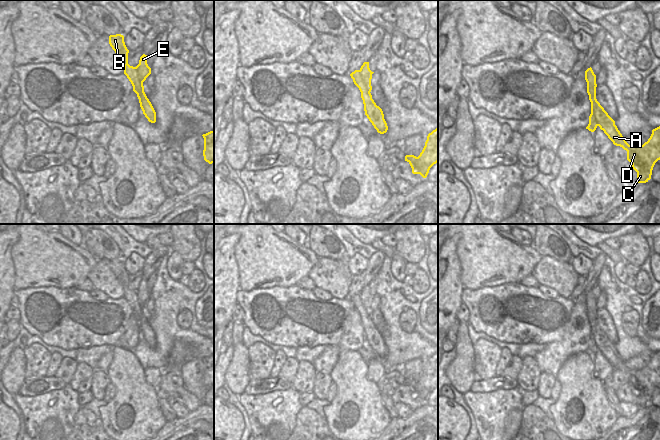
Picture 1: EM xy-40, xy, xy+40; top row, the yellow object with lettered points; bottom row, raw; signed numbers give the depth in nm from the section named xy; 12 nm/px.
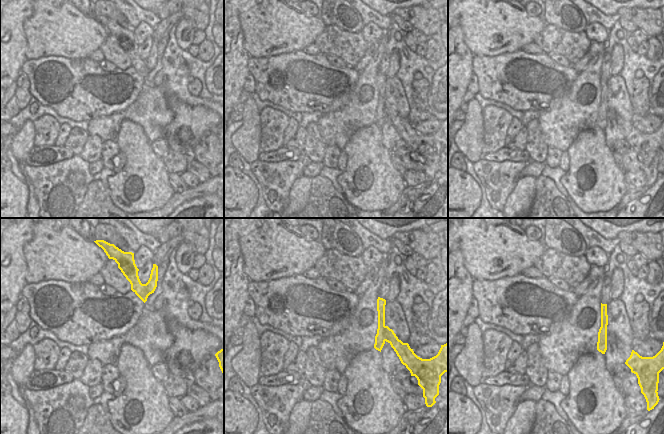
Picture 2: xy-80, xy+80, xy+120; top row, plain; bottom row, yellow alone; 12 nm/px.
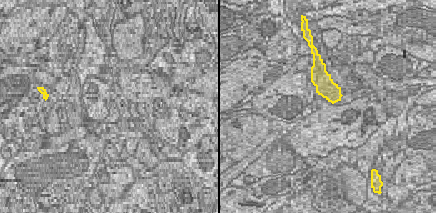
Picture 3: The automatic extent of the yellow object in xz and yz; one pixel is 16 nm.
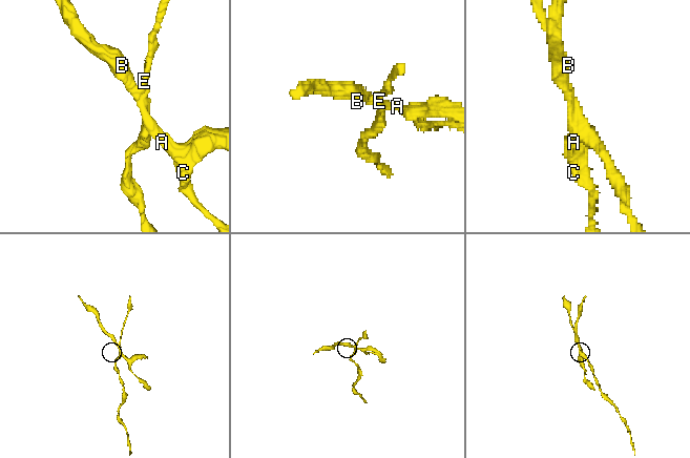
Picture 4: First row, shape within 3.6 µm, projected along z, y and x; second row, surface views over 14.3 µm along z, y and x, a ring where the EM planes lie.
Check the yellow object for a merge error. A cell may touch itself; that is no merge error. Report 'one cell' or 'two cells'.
two cells

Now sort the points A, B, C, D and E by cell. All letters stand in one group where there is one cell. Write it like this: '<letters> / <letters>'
A B C D / E

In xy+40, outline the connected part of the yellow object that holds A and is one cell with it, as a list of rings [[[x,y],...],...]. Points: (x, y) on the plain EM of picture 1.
[[[589,319],[591,337],[601,354],[608,360],[614,369],[627,375],[627,384],[637,396],[638,407],[646,407],[651,403],[655,387],[660,384],[660,350],[652,354],[647,366],[641,370],[629,369],[622,360],[615,345],[608,339],[597,325],[596,321]]]

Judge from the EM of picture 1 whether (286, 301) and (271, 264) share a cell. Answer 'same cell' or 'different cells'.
different cells

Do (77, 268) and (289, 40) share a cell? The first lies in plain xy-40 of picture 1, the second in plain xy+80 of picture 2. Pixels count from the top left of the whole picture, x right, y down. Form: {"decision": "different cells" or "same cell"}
{"decision": "same cell"}

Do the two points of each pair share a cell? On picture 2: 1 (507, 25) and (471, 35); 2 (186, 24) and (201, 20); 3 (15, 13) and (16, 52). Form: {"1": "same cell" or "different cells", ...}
{"1": "same cell", "2": "different cells", "3": "same cell"}

